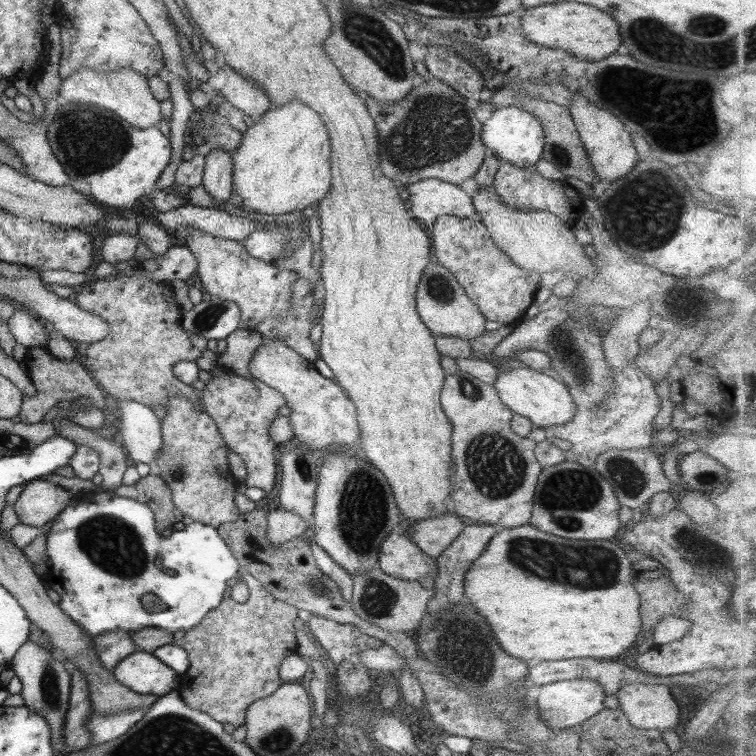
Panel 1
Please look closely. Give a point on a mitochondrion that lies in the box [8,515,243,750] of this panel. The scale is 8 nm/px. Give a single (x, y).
(51, 688)

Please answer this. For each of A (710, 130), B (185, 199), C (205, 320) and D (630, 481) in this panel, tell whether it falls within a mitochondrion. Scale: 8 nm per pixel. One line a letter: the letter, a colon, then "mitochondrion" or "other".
A: mitochondrion
B: other
C: mitochondrion
D: mitochondrion

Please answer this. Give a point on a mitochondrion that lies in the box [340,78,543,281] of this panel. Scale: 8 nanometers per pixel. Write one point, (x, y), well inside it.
(436, 129)

